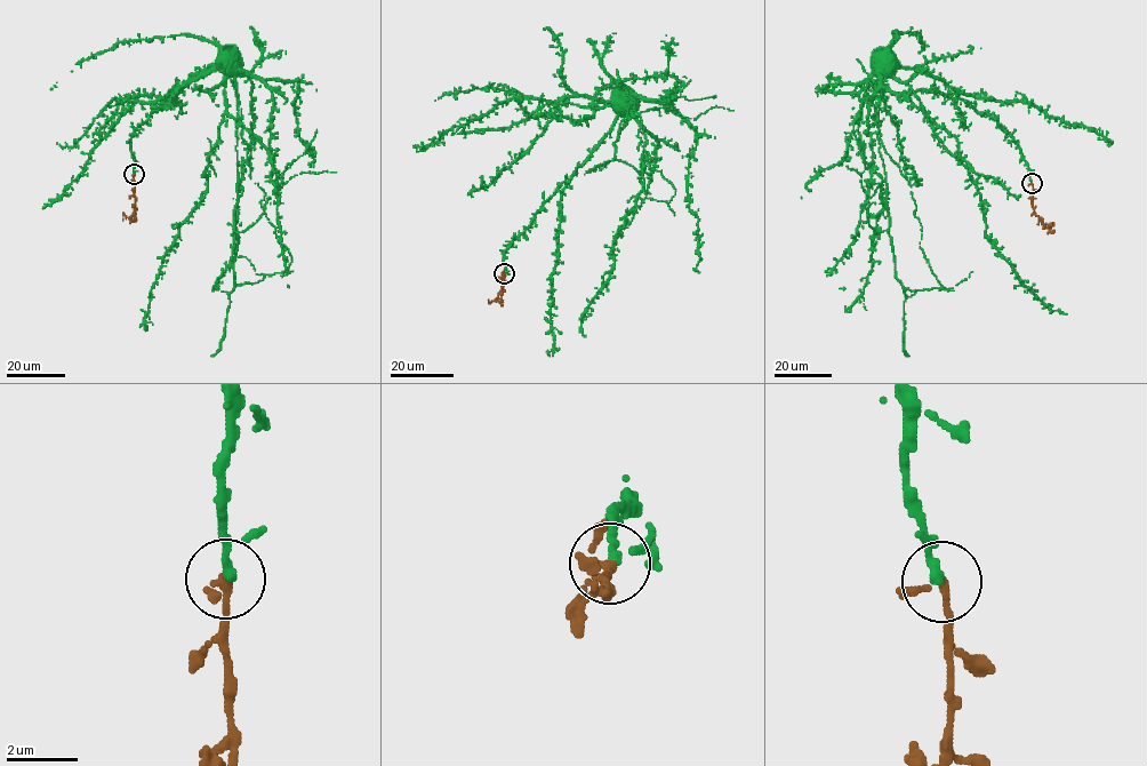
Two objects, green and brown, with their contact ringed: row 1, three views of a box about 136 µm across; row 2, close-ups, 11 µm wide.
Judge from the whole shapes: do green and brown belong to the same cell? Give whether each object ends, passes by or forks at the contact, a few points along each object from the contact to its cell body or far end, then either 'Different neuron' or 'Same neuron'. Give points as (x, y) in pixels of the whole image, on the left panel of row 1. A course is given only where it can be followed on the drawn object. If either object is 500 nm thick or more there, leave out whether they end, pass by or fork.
At the ring green passes by. At the ring brown passes by. Course of green: (134, 174), (130, 143), (134, 130), (194, 74), (209, 65), (223, 64), (218, 64), (227, 57). Course of brown: (134, 175), (134, 213), (130, 217), (122, 213). Same neuron

